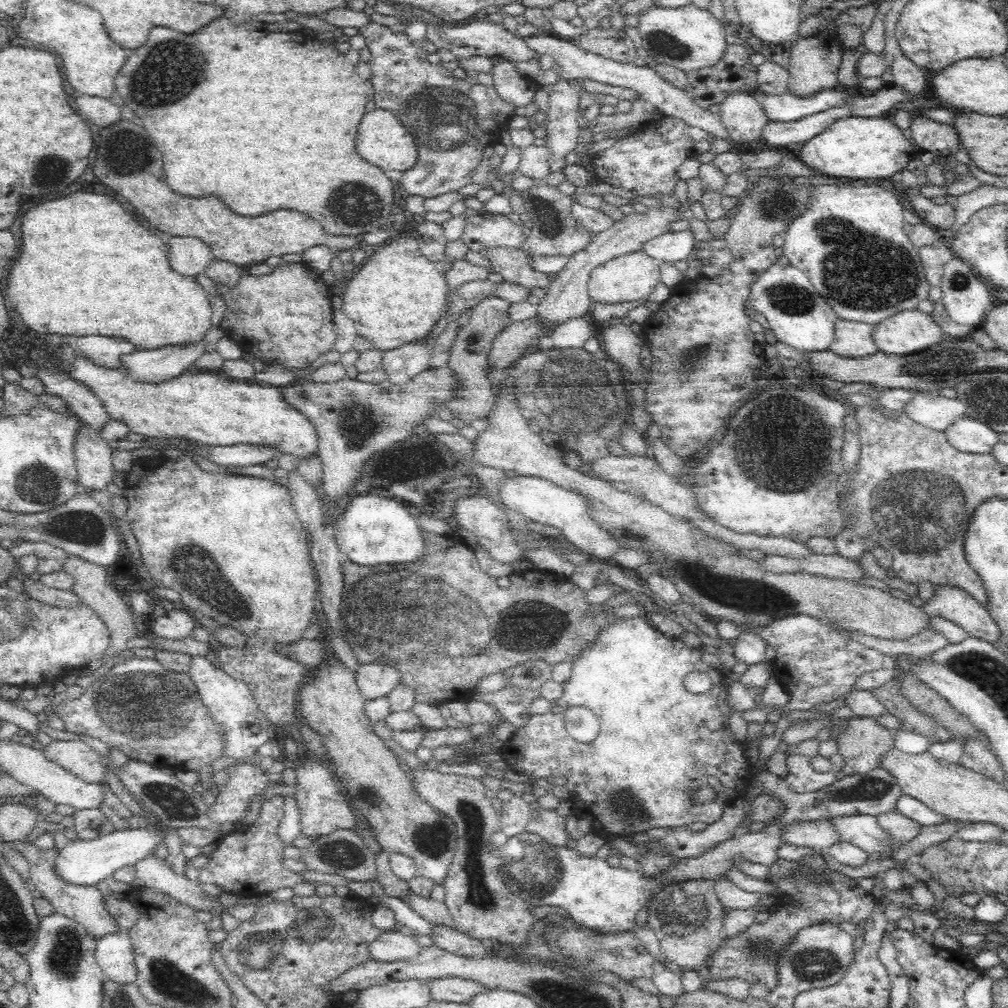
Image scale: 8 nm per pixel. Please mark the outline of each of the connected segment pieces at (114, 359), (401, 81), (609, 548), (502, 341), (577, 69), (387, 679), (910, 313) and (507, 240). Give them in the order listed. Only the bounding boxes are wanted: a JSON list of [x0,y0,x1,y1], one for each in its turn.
[[64,335,138,368],[358,22,514,198],[497,473,618,562],[487,314,562,374],[524,33,729,140],[354,663,400,700],[873,309,946,355],[460,211,527,254]]

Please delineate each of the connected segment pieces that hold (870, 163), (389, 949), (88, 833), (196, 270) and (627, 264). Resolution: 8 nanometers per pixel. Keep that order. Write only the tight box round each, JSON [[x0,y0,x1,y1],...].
[[795,116,918,178],[369,930,425,962],[71,808,114,840],[167,236,214,277],[588,250,662,304]]

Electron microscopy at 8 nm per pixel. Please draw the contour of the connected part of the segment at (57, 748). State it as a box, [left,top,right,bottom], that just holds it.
[41,739,104,783]

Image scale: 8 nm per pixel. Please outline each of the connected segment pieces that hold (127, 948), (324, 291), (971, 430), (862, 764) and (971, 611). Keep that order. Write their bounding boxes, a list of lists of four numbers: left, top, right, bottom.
[[95,932,137,982],[217,262,337,370],[945,414,999,454],[837,715,895,774],[922,584,1000,643]]

